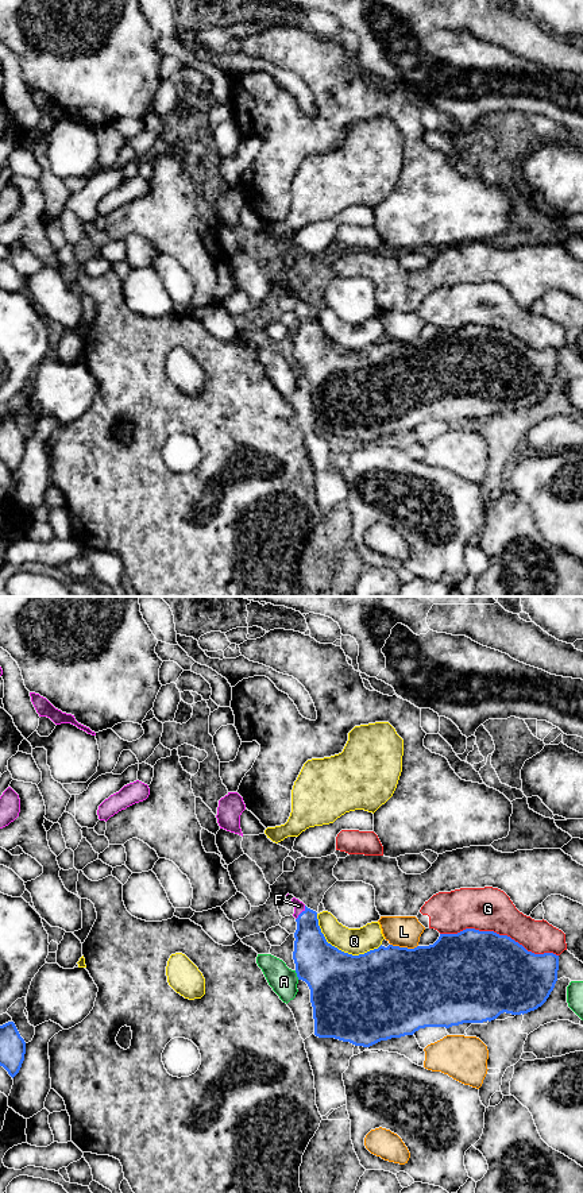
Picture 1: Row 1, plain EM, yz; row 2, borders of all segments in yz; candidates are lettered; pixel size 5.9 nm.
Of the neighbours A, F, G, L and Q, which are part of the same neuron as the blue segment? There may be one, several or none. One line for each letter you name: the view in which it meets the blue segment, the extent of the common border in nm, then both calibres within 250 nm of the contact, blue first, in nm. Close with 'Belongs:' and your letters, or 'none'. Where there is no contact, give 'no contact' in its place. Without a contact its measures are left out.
F: contact in yz; length 110 nm; calibres 220 and 60 nm
Belongs: F

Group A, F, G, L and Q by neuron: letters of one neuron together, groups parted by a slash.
A / F / G / L / Q

